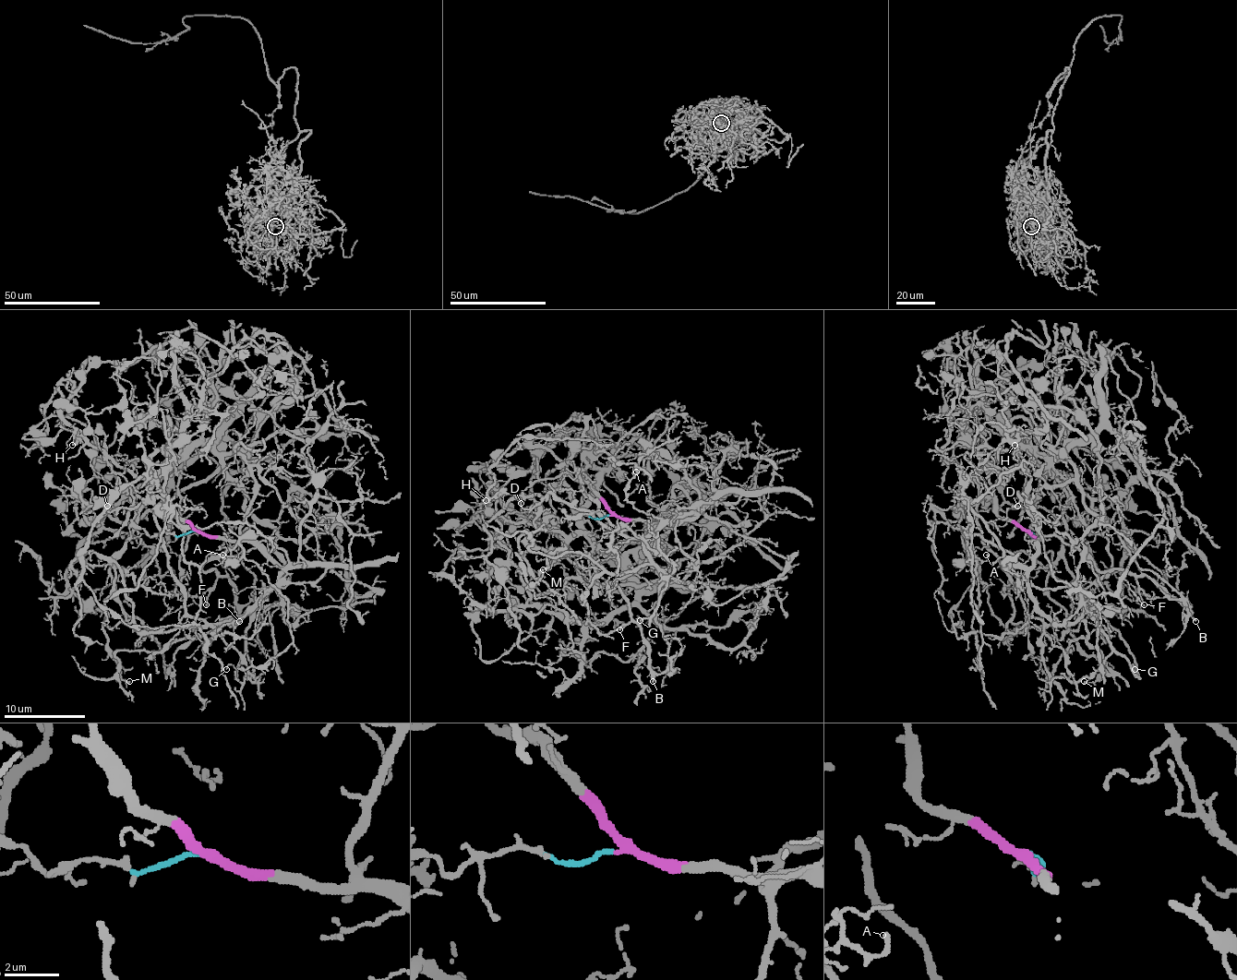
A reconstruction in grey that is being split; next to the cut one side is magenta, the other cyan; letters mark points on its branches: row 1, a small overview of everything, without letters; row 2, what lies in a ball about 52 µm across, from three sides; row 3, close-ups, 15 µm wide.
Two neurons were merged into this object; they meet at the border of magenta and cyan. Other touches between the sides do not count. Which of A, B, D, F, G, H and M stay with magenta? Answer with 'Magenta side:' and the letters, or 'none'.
Magenta side: A, B, D, F, G

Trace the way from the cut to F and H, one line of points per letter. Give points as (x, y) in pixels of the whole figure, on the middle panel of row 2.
F: (609, 516), (648, 522), (654, 531), (654, 544), (638, 567), (626, 571), (616, 581), (630, 615), (619, 630)
H: (609, 514), (560, 522), (545, 510), (498, 534), (475, 520), (491, 514), (486, 500)

